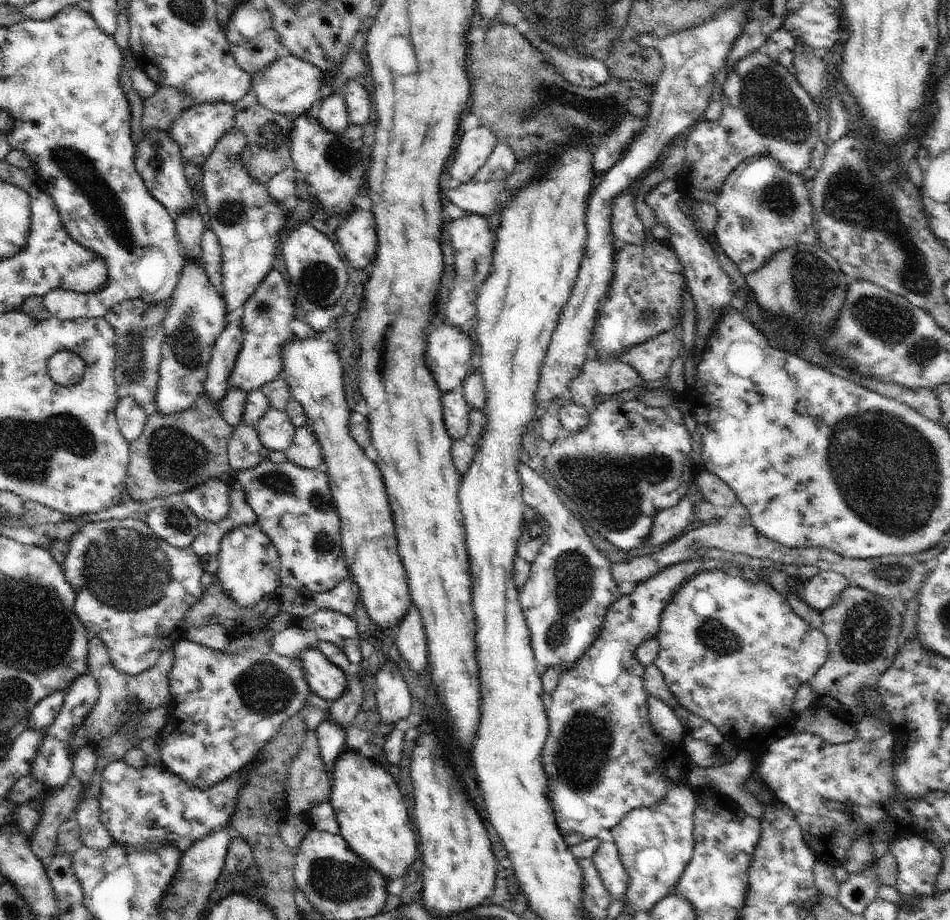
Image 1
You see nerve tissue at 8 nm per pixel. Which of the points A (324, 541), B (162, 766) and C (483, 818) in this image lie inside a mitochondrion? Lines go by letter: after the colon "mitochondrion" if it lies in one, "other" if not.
A: mitochondrion
B: other
C: other

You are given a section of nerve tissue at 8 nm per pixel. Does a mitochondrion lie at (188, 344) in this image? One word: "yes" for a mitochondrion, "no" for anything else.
yes

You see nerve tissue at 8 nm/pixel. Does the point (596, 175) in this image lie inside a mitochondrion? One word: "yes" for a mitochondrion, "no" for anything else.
no

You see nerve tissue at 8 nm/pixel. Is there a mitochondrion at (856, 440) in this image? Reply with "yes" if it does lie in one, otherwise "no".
yes

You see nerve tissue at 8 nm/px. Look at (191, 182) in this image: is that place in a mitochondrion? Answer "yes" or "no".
no

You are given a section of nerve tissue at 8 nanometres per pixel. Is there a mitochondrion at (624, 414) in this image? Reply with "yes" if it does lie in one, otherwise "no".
no

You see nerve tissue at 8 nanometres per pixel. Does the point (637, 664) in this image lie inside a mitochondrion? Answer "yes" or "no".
no

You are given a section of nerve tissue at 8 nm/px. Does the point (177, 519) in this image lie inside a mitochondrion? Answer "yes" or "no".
yes

